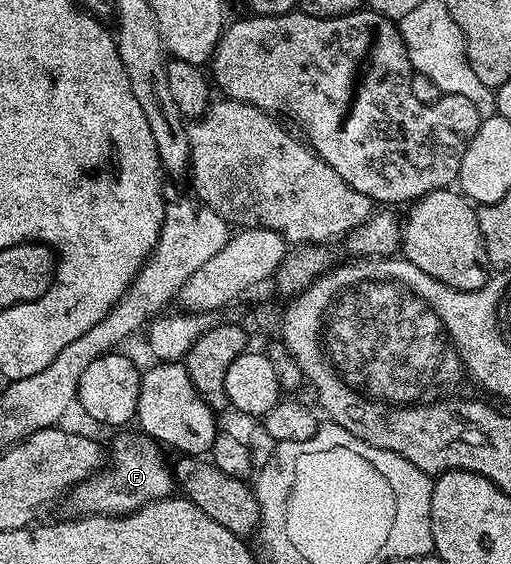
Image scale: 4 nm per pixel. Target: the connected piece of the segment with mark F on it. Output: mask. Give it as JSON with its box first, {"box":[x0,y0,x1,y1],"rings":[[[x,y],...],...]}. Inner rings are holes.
{"box":[69,432,175,515],"rings":[[[141,432],[123,434],[113,444],[111,464],[76,486],[69,499],[80,515],[125,515],[153,500],[172,495],[175,479],[172,471],[163,467],[162,449],[156,441]]]}

